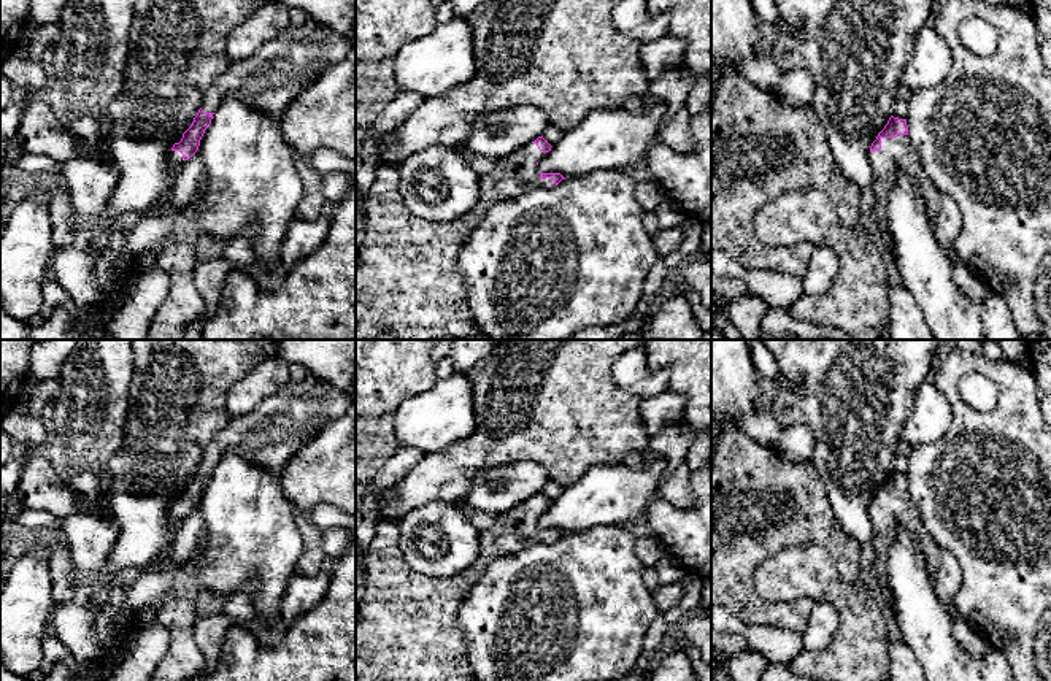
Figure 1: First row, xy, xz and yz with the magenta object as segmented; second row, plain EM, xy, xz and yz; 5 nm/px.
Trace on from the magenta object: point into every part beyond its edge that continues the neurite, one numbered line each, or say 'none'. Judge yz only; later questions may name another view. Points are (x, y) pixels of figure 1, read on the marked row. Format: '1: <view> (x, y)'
1: yz (897, 154)

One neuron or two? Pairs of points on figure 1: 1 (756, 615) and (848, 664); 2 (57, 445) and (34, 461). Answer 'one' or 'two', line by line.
1: two
2: two

